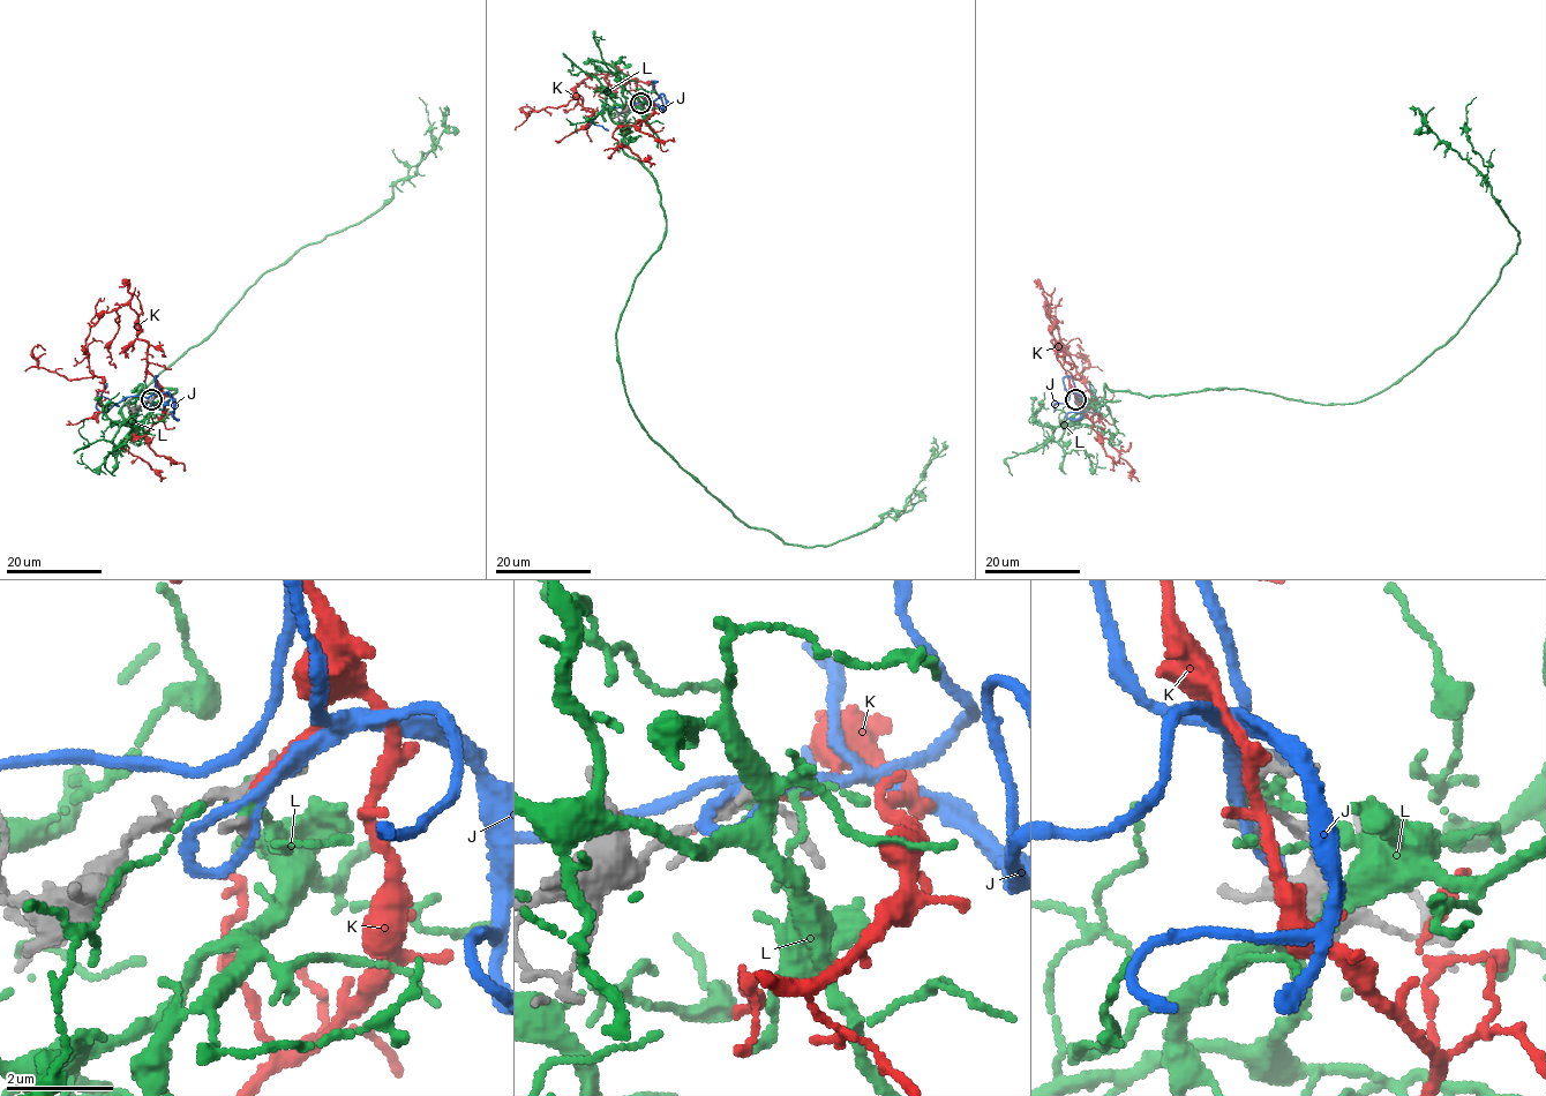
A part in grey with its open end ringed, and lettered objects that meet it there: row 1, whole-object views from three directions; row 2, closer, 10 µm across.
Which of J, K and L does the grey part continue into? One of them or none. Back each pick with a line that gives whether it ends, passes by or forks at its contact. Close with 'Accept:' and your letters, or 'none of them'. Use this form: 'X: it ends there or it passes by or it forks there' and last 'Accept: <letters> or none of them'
K: it ends there
Accept: K

